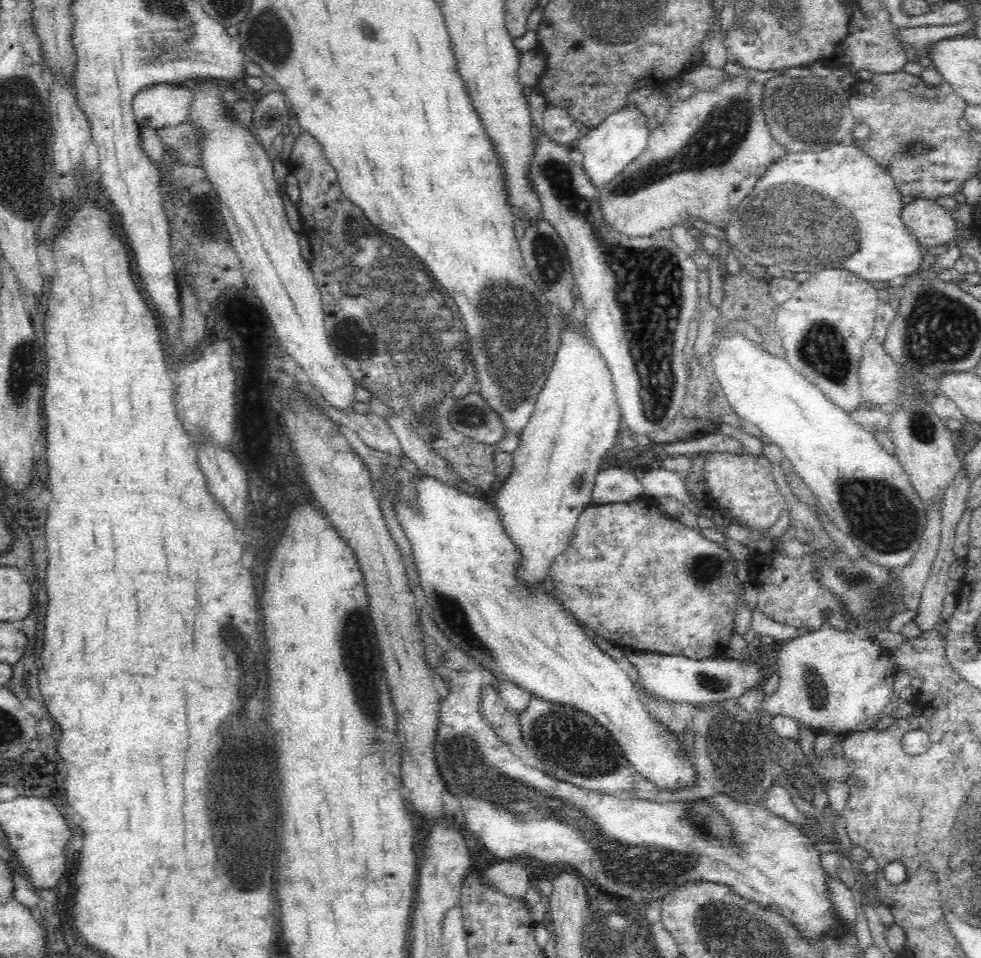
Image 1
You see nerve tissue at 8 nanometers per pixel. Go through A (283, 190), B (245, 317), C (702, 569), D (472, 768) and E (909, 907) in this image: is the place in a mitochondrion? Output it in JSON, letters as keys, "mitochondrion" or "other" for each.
{"A":"other","B":"other","C":"mitochondrion","D":"mitochondrion","E":"other"}

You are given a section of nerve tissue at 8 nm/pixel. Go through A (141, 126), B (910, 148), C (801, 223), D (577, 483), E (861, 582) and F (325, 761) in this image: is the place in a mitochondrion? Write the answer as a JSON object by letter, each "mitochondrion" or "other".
{"A":"other","B":"mitochondrion","C":"mitochondrion","D":"mitochondrion","E":"mitochondrion","F":"other"}

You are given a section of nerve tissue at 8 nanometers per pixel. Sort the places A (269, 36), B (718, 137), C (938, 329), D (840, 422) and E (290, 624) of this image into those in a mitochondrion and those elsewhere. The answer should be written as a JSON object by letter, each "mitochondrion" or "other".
{"A":"mitochondrion","B":"mitochondrion","C":"mitochondrion","D":"other","E":"other"}

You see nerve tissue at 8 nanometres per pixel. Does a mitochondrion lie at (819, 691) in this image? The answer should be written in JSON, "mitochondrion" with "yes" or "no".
{"mitochondrion":"yes"}

